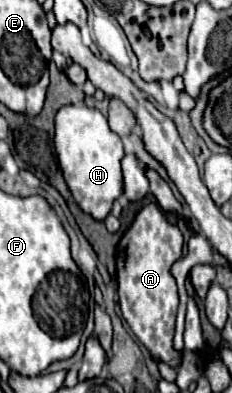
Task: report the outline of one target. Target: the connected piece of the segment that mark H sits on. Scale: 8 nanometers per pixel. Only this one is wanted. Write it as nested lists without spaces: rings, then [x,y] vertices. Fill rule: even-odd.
[[[63,105],[55,115],[53,145],[59,169],[73,199],[93,219],[103,221],[109,215],[113,201],[121,197],[123,175],[119,165],[125,155],[121,137],[109,129],[107,117],[101,115],[99,109],[87,105]]]

